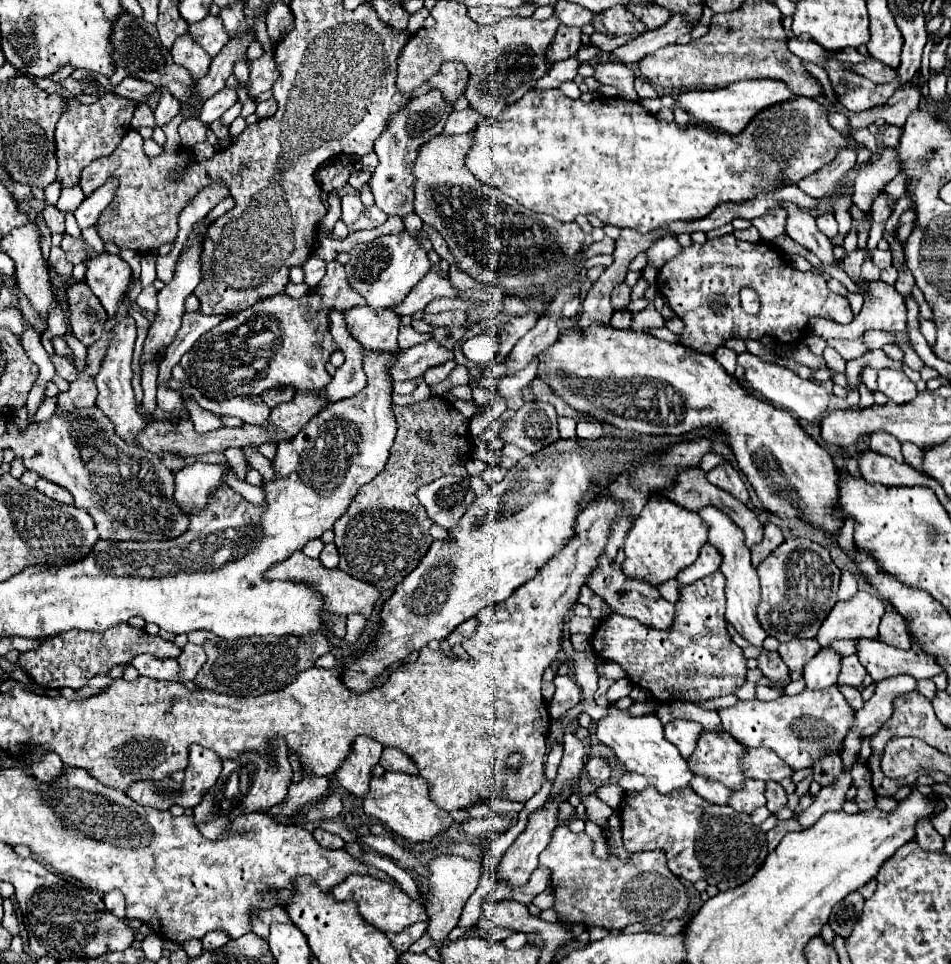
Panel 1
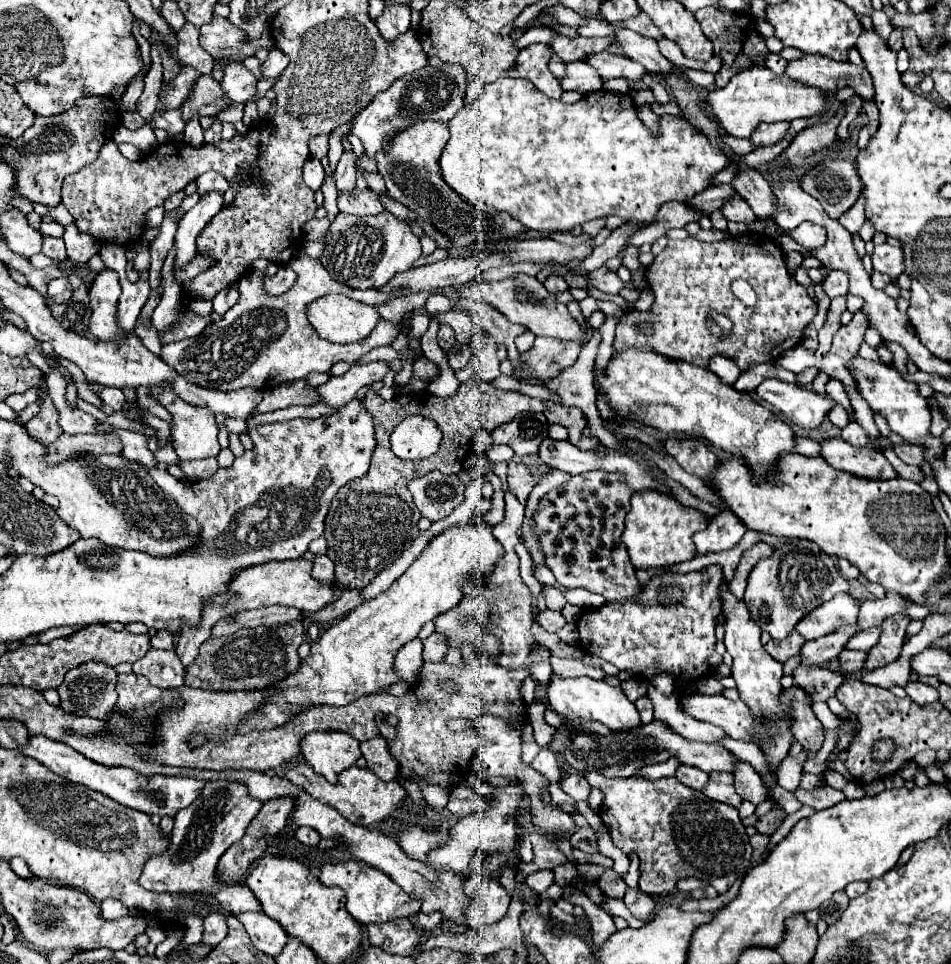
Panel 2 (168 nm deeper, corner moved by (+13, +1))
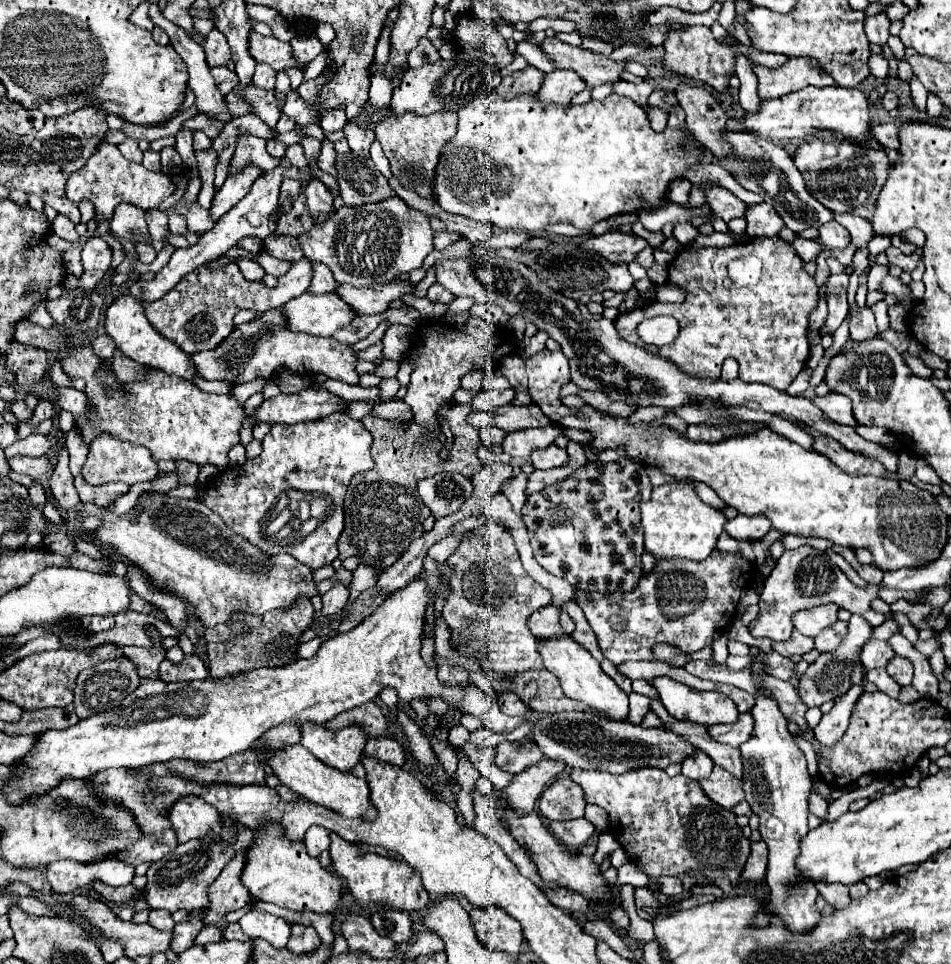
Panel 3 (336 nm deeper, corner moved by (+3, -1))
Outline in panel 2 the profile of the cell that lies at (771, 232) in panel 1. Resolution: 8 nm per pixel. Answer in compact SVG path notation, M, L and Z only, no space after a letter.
M732 195L722 207L720 207L722 215L728 219L728 221L734 221L734 223L752 223L756 221L756 215L752 213L752 209L748 209L748 203L742 199L742 197L736 197Z

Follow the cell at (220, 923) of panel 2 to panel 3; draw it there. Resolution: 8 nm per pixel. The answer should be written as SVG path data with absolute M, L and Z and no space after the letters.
M230 923L230 925L226 925L226 929L224 929L224 937L226 937L226 939L236 939L236 941L250 941L250 937L242 933L242 929L238 927L238 923Z

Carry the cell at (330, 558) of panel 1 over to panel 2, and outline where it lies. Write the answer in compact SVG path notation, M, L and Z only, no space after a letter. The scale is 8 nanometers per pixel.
M316 555L316 561L314 561L314 569L312 569L312 577L318 581L318 583L326 583L326 585L332 585L334 581L334 565L332 561L326 557L326 555Z

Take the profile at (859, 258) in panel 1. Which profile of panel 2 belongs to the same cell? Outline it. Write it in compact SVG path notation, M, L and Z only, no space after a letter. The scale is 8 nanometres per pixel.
M830 271L824 279L824 291L830 299L848 293L848 275L844 271Z

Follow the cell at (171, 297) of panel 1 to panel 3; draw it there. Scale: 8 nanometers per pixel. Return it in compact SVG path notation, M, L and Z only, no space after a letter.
M248 165L240 173L230 175L222 185L222 189L214 195L214 201L210 207L212 221L218 221L226 211L230 211L230 207L234 207L234 203L238 203L246 195L246 191L250 191L250 185L260 175L262 175L262 169L258 169L256 165Z

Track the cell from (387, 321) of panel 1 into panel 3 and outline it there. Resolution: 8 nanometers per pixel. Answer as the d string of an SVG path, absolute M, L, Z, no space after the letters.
M302 293L282 305L282 311L288 317L288 327L292 331L306 331L322 337L332 337L338 329L348 327L350 321L358 317L336 293Z

